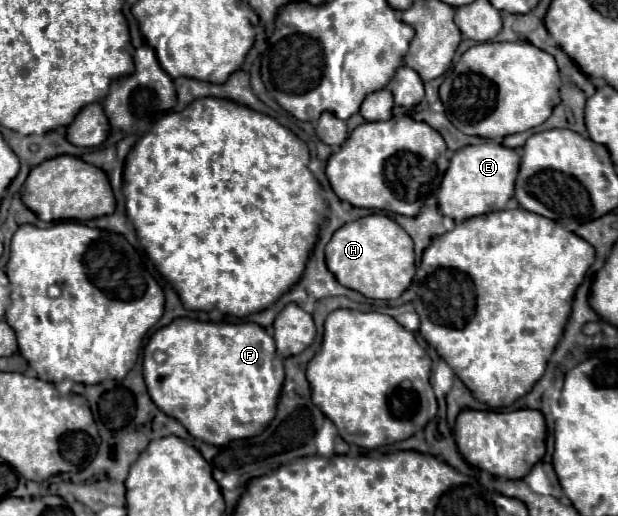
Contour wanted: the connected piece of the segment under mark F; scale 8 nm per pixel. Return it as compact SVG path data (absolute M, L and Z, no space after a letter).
M177 318L157 330L143 350L143 376L153 402L171 418L177 418L191 436L213 446L261 434L277 412L279 392L285 380L283 358L275 350L273 338L253 322L201 322Z

